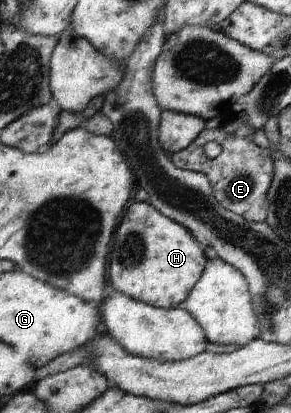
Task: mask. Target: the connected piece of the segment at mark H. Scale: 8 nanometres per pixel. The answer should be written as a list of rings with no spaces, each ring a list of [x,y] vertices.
[[[135,202],[127,213],[123,215],[115,241],[113,241],[113,251],[109,253],[107,268],[107,284],[111,290],[119,291],[131,299],[137,299],[141,303],[148,303],[153,307],[163,309],[177,308],[179,303],[183,303],[191,289],[197,285],[201,279],[205,264],[207,263],[203,247],[195,238],[179,223],[171,221],[166,215],[159,213],[148,202]]]

